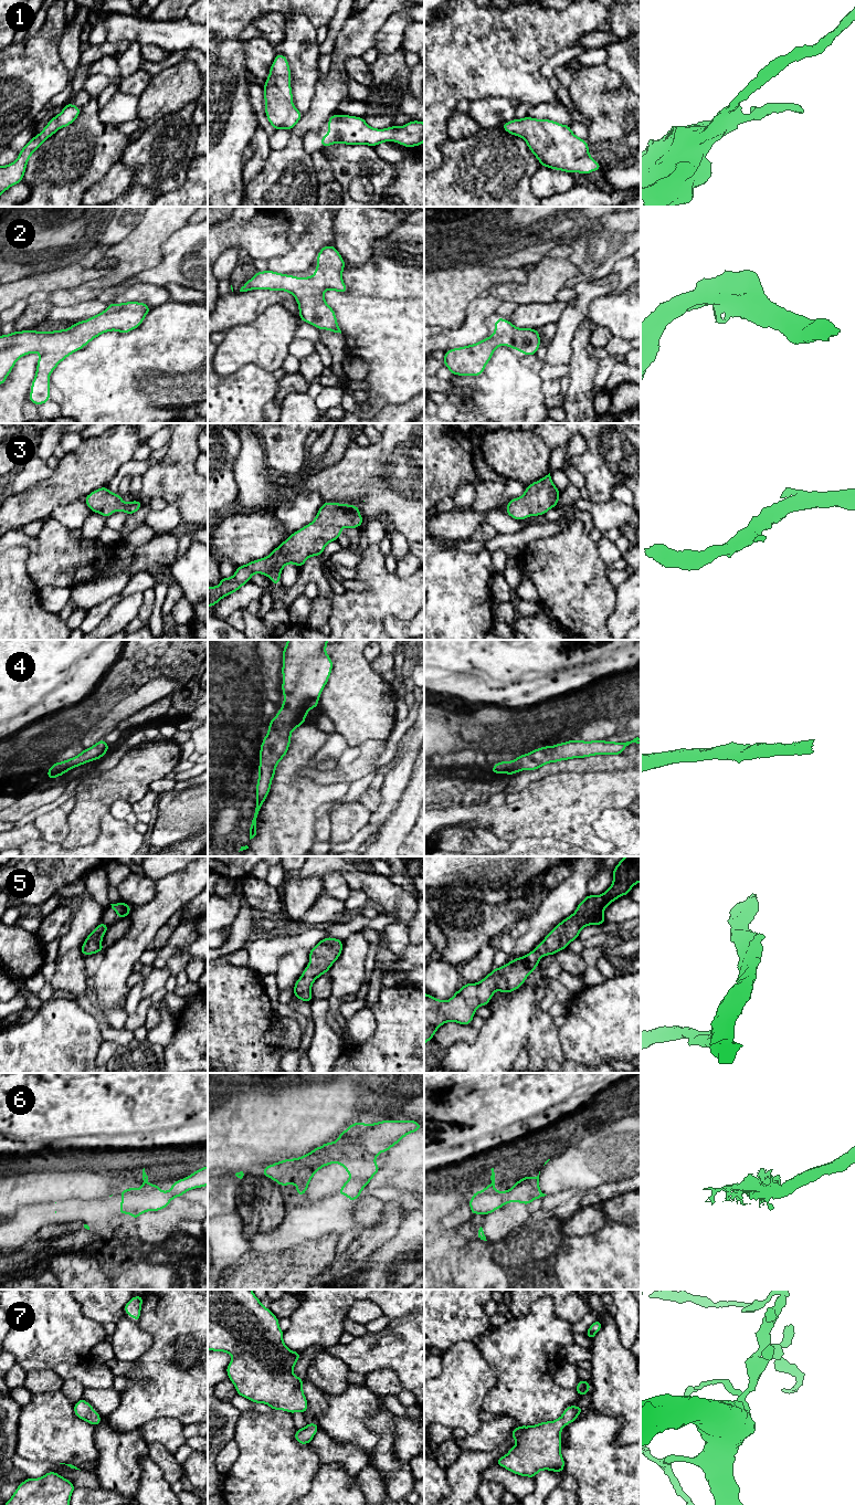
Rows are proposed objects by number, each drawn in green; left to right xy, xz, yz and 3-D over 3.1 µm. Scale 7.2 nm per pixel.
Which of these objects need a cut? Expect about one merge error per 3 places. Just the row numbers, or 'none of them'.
none of them

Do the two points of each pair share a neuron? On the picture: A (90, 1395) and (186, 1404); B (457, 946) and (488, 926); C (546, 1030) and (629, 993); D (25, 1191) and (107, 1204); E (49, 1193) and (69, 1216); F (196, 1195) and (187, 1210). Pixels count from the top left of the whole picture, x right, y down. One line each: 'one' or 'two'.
A: two
B: one
C: two
D: two
E: two
F: two

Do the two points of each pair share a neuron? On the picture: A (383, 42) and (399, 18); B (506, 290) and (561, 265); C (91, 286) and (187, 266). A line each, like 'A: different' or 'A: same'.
A: same
B: same
C: different

